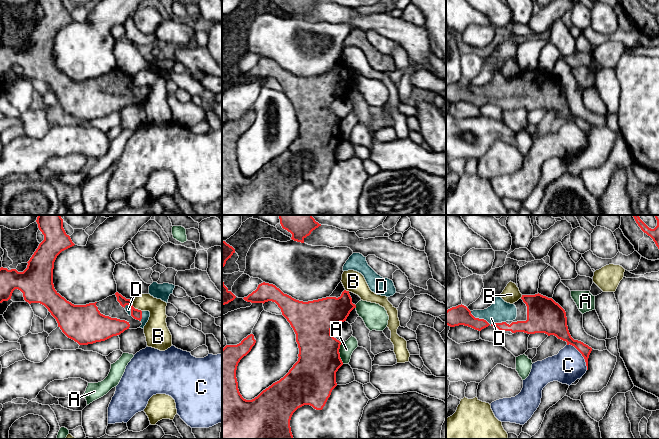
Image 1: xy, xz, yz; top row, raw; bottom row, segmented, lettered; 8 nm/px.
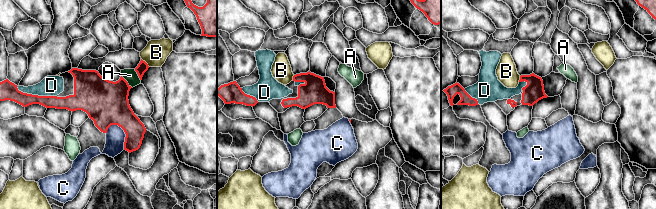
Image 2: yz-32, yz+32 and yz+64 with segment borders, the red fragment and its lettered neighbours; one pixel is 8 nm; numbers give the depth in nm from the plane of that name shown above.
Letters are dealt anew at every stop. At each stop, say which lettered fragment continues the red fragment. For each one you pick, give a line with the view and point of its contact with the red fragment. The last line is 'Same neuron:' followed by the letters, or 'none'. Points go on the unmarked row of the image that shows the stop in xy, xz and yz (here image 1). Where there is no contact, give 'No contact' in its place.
D: Touches red at yz (485, 96)
Same neuron: D

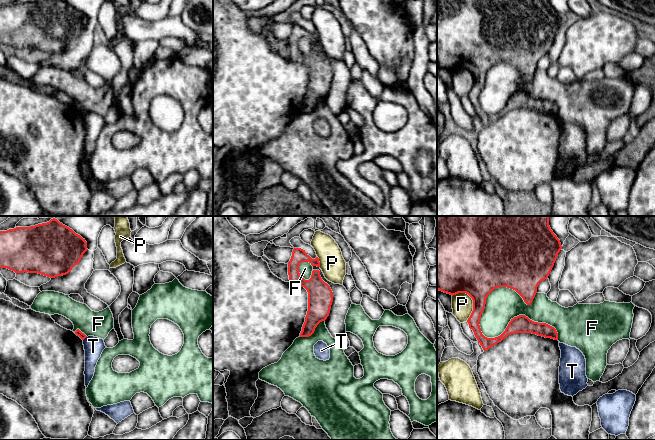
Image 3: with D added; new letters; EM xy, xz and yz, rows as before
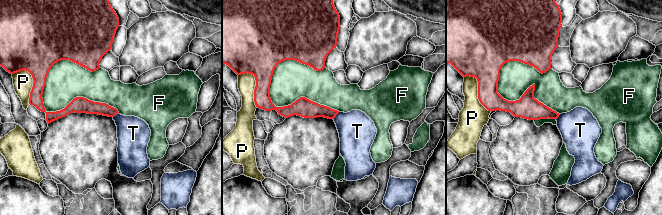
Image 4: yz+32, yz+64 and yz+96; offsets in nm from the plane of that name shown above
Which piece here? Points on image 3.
Same neuron: none

